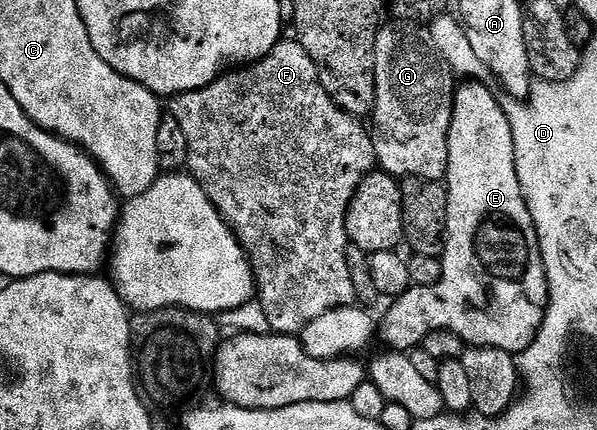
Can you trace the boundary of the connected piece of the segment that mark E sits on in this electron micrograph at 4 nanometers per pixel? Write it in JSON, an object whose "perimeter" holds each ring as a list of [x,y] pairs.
{"perimeter":[[[478,79],[457,86],[454,95],[454,118],[448,135],[448,167],[444,184],[446,186],[446,235],[444,248],[440,253],[442,263],[442,278],[434,285],[423,285],[411,287],[404,295],[393,298],[389,302],[390,310],[380,317],[380,337],[386,340],[385,348],[395,353],[409,354],[417,350],[423,344],[427,335],[431,332],[454,332],[470,347],[481,347],[484,349],[503,349],[506,353],[520,354],[527,349],[531,343],[538,338],[538,332],[542,329],[542,321],[546,318],[547,306],[550,303],[550,288],[546,278],[546,268],[542,252],[538,246],[538,232],[532,223],[532,215],[528,211],[528,203],[520,191],[520,179],[516,175],[516,155],[514,154],[514,136],[510,126],[510,116],[506,114],[503,102],[494,98],[494,93],[483,82]]]}

